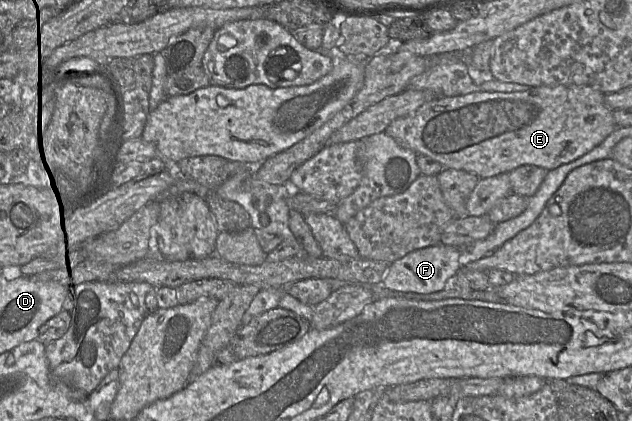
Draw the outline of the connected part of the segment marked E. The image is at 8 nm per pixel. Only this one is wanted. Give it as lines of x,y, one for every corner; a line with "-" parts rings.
541,85
517,92
476,91
457,96
438,96
420,106
414,113
393,120
385,132
394,138
401,146
413,150
416,154
424,154
438,161
443,168
464,170
481,178
488,178
508,173
521,165
535,165
552,170
560,165
570,163
599,145
612,131
616,129
611,110
604,102
605,94
588,85

